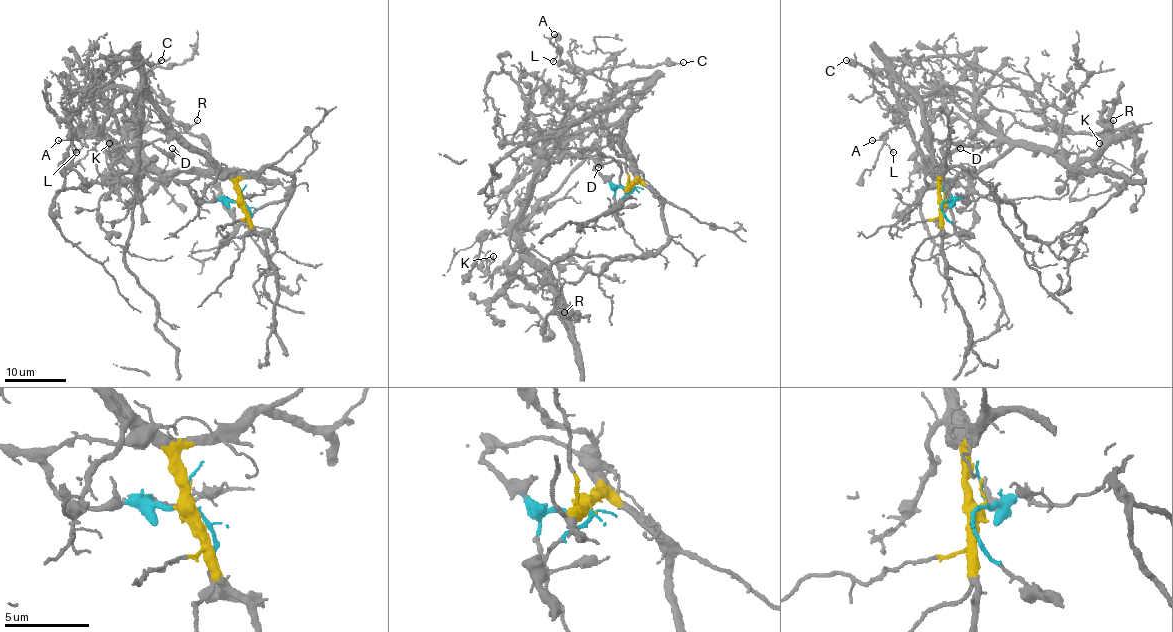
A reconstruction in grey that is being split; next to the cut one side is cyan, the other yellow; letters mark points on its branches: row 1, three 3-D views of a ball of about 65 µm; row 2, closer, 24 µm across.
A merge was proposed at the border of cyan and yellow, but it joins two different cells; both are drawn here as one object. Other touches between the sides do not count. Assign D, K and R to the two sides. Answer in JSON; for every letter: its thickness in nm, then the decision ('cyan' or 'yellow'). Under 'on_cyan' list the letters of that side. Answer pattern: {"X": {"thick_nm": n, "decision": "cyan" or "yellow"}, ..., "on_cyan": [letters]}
{"D": {"thick_nm": 110, "decision": "cyan"}, "K": {"thick_nm": 120, "decision": "cyan"}, "R": {"thick_nm": 100, "decision": "cyan"}, "on_cyan": ["D", "K", "R"]}

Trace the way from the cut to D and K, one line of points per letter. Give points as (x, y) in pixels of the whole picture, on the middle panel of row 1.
D: (631, 186), (614, 188), (592, 159), (566, 152), (535, 182), (542, 162), (575, 157), (593, 143), (597, 168)
K: (631, 186), (614, 188), (592, 159), (565, 152), (532, 188), (512, 270), (489, 274), (493, 256)

